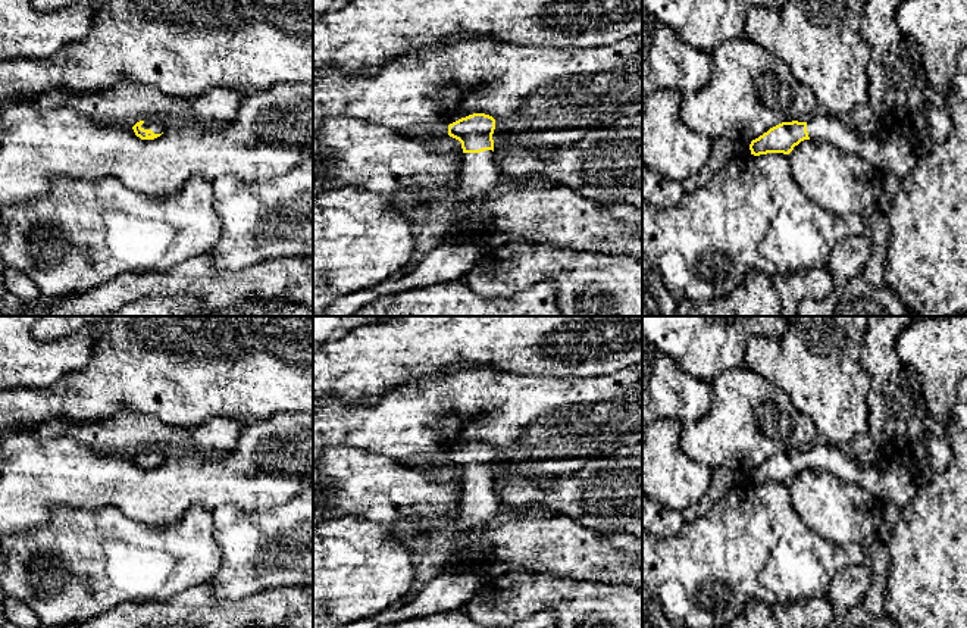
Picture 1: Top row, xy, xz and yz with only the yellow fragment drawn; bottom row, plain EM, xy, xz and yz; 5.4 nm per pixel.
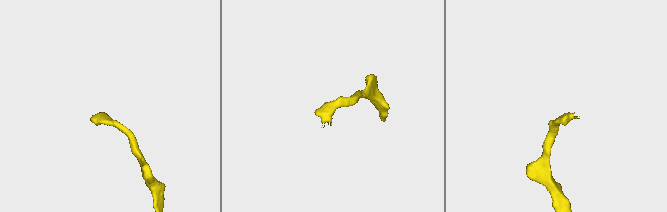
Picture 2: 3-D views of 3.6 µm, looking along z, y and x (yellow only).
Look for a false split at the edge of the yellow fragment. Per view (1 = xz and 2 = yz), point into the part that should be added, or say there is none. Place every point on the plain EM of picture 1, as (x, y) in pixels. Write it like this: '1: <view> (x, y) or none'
1: xz (479, 505)
2: yz (889, 481)

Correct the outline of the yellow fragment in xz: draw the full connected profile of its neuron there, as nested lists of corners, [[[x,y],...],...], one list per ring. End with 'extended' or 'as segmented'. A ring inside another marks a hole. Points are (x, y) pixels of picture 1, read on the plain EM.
[[[473,443],[448,454],[448,465],[461,472],[461,502],[454,521],[466,541],[475,529],[500,513],[500,502],[494,490],[495,449],[485,443]]]; extended

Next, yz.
[[[820,440],[813,449],[808,452],[782,452],[767,462],[752,469],[749,474],[751,484],[760,485],[767,482],[783,482],[789,484],[795,475],[798,475],[804,469],[824,469],[845,481],[855,482],[870,491],[876,499],[879,499],[883,504],[894,503],[899,509],[917,493],[919,484],[914,477],[910,474],[907,466],[901,460],[892,462],[879,462],[876,465],[863,466],[855,460],[846,457],[835,444],[830,444],[824,440]]]; extended

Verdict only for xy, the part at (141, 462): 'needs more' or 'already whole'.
needs more

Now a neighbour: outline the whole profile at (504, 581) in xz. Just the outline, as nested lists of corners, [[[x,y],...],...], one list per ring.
[[[531,569],[508,571],[486,585],[464,607],[482,627],[513,627],[539,610],[551,610],[557,628],[642,628],[642,591],[629,585],[556,578]]]

